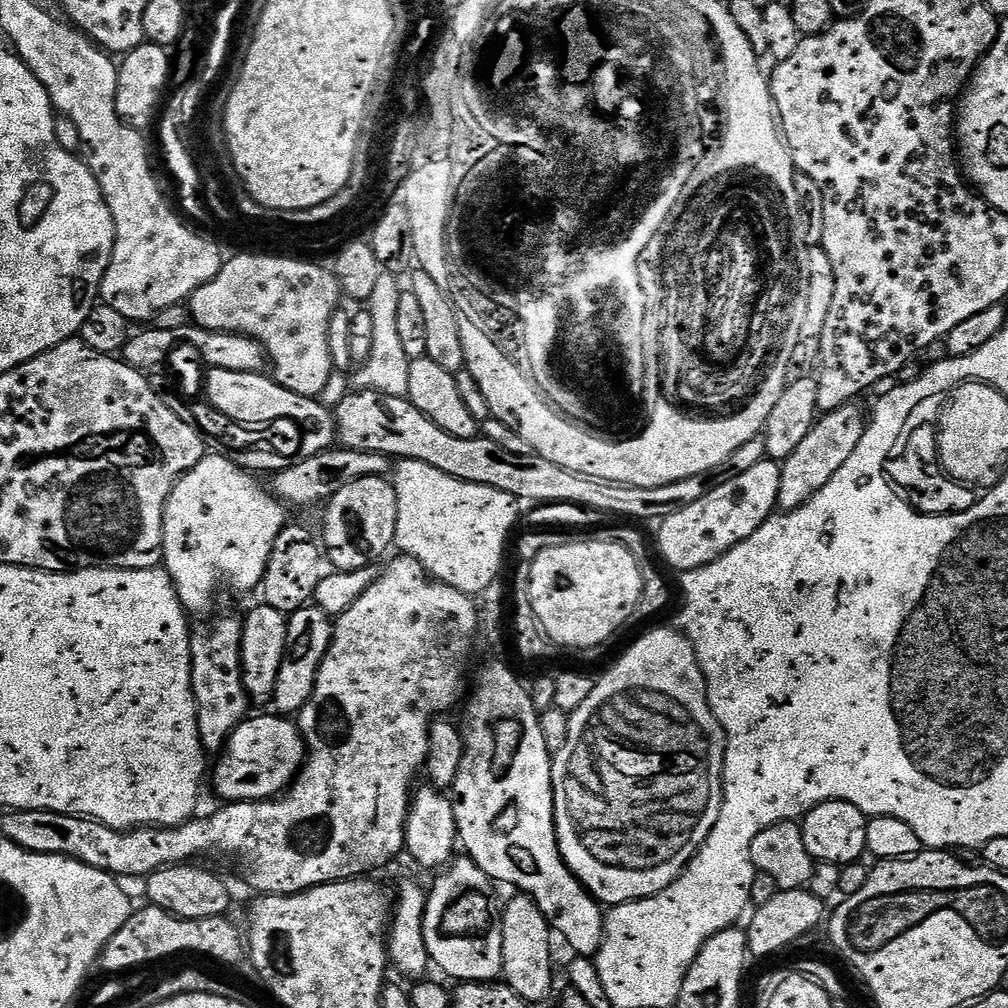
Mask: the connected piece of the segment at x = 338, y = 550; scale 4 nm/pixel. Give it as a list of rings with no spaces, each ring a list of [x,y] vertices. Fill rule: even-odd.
[[[371,476],[370,478],[362,478],[358,482],[352,482],[350,486],[346,486],[343,490],[338,490],[338,494],[334,494],[334,498],[328,501],[324,512],[324,540],[322,536],[322,544],[326,549],[326,560],[332,563],[331,567],[338,572],[354,572],[356,570],[362,570],[363,568],[372,568],[375,565],[375,560],[379,556],[387,557],[389,555],[388,547],[393,547],[396,538],[396,527],[398,526],[398,494],[396,493],[396,485],[391,479],[382,476]]]

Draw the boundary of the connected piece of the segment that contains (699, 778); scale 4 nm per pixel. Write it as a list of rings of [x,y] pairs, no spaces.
[[[656,628],[653,632],[638,637],[632,648],[625,650],[624,657],[604,677],[596,680],[590,698],[586,698],[586,702],[582,702],[582,706],[578,706],[578,710],[569,715],[570,734],[566,734],[566,746],[562,746],[562,750],[552,756],[554,818],[560,853],[583,888],[604,906],[629,904],[631,900],[644,900],[647,896],[666,890],[666,886],[670,886],[684,873],[688,863],[696,859],[710,830],[714,830],[718,822],[724,797],[724,731],[720,729],[720,723],[714,718],[712,707],[708,704],[708,687],[694,646],[687,636],[676,632],[671,632],[668,628]]]

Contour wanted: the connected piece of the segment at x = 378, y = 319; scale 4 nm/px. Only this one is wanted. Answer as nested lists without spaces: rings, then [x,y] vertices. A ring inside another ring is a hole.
[[[381,274],[378,287],[366,302],[366,310],[373,316],[373,349],[370,350],[370,356],[364,364],[355,369],[355,387],[370,392],[407,397],[410,386],[410,361],[406,358],[406,350],[402,350],[402,342],[398,338],[398,300],[402,288],[401,285],[396,285],[396,282],[398,280],[395,275]]]

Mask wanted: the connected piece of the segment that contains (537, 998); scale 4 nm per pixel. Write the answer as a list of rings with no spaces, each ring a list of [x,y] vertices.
[[[523,894],[513,895],[513,900],[501,911],[498,923],[502,930],[502,973],[503,983],[514,990],[530,1006],[540,1004],[552,992],[552,925],[538,910],[530,897]]]

